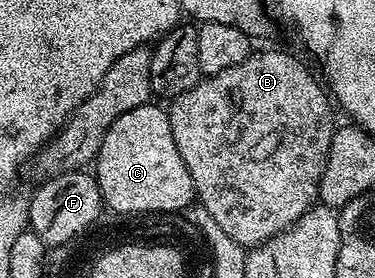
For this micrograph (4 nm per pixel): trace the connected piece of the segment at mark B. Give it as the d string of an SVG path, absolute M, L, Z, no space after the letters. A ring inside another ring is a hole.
M252 50L237 65L229 69L221 69L221 73L200 78L199 83L193 89L174 96L170 100L171 107L167 111L169 125L173 129L173 142L177 144L177 153L181 153L181 161L185 161L185 169L189 169L189 177L193 177L193 185L198 202L207 210L209 217L233 237L233 241L240 243L244 249L259 246L267 242L273 236L281 234L287 228L293 226L306 211L316 206L319 197L319 182L323 176L323 170L327 164L327 155L331 152L331 139L335 135L337 120L331 116L332 100L325 90L324 84L311 76L311 71L303 63L298 63L291 55L283 51L259 51Z

